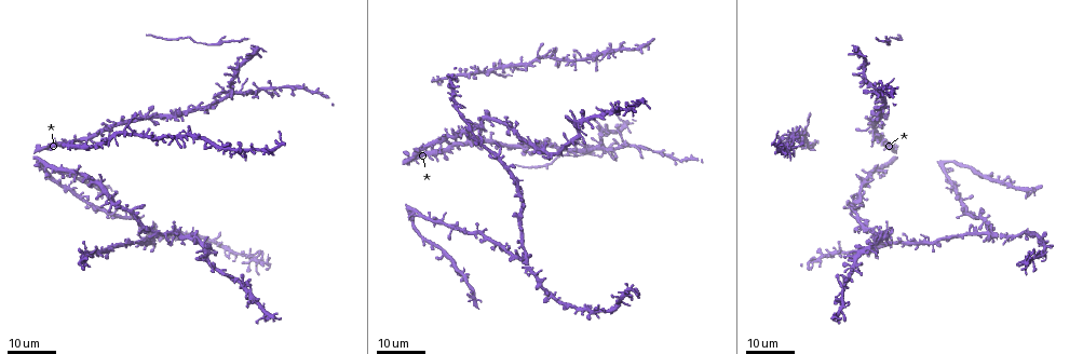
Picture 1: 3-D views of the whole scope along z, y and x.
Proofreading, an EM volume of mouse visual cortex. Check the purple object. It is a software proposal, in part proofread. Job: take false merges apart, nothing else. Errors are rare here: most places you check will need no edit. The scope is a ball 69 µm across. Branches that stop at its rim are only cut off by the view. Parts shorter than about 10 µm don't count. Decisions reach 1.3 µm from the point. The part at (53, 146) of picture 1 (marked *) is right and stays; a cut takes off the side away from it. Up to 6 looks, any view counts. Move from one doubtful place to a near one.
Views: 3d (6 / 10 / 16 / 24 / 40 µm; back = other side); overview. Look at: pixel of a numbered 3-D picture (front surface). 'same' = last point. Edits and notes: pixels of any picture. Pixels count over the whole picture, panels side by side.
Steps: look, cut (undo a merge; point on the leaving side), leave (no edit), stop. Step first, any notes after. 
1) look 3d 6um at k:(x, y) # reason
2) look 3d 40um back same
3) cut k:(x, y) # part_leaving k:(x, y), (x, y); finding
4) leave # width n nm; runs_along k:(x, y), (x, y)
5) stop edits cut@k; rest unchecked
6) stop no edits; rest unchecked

look 3d 24um at 1:(102, 142) # looks like a crossing

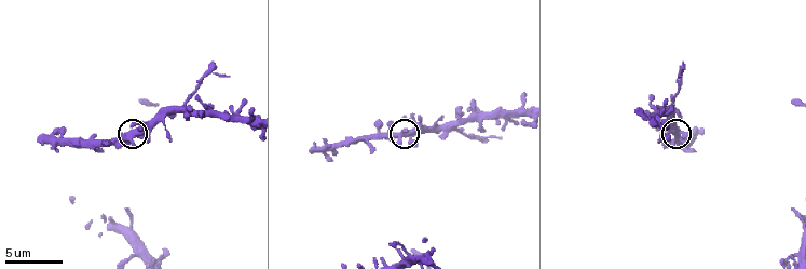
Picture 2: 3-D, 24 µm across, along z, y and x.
look 3d 6um at 2:(675, 132)

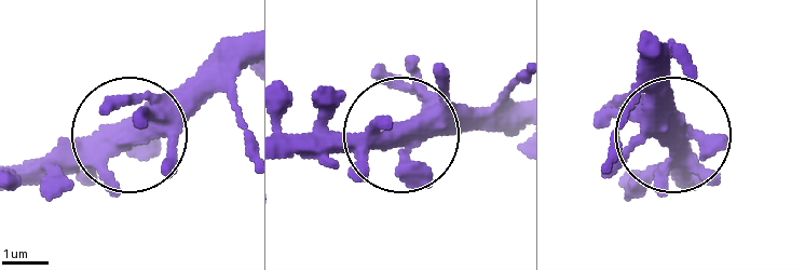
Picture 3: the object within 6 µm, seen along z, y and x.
look 3d 6um back at 3:(669, 138) # from behind

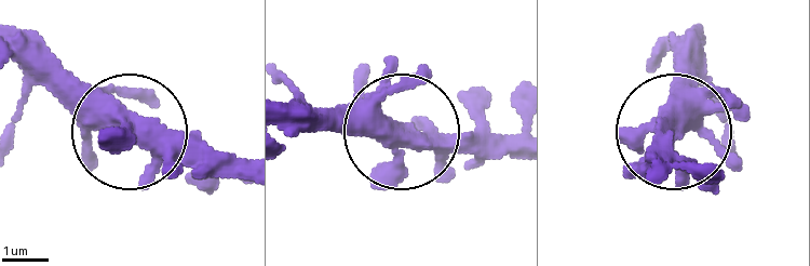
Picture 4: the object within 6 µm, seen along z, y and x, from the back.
leave # arms 4; all the same neuron

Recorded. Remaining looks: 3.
look 3d 24um at 1:(110, 125) # small branch off a trunk

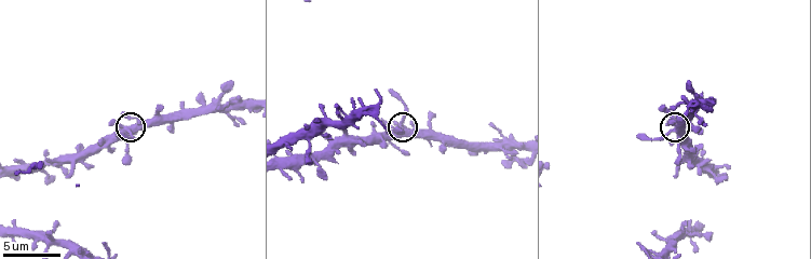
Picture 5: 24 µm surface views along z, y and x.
look 3d 10um at 5:(401, 126)

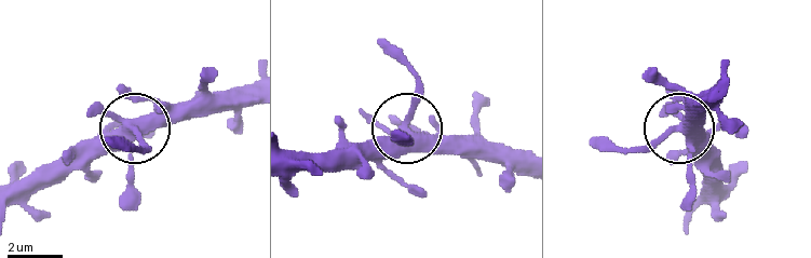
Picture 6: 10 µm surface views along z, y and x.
leave # side_arm 59 um; runs_along 6:(292, 173), (362, 159), (390, 145), (418, 90), (410, 64); one neuron here

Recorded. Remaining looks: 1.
stop no edits; rest unchecked

